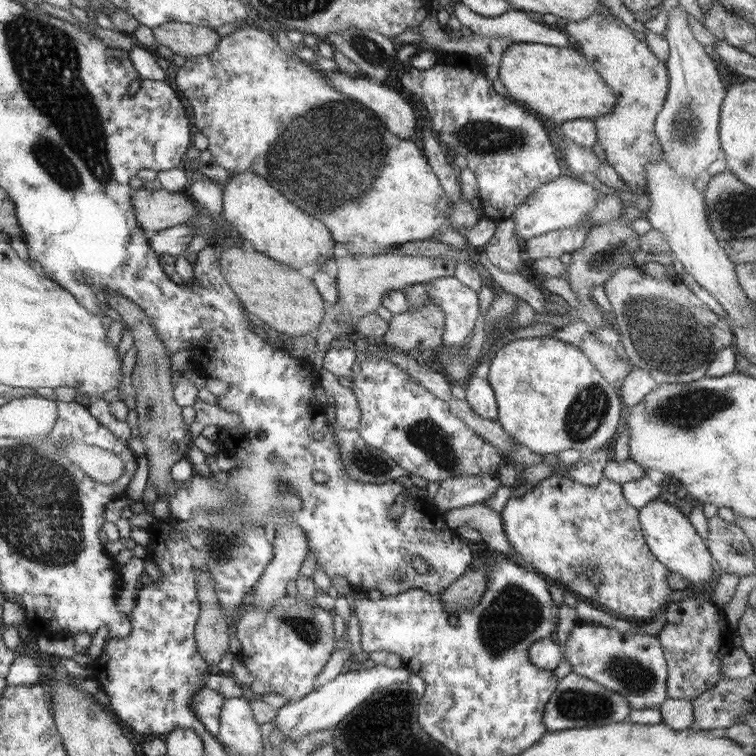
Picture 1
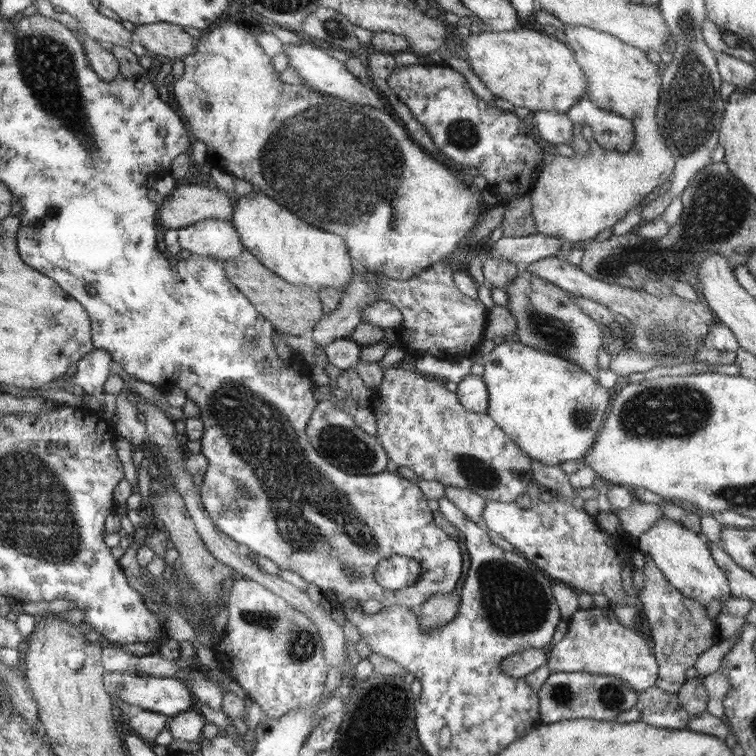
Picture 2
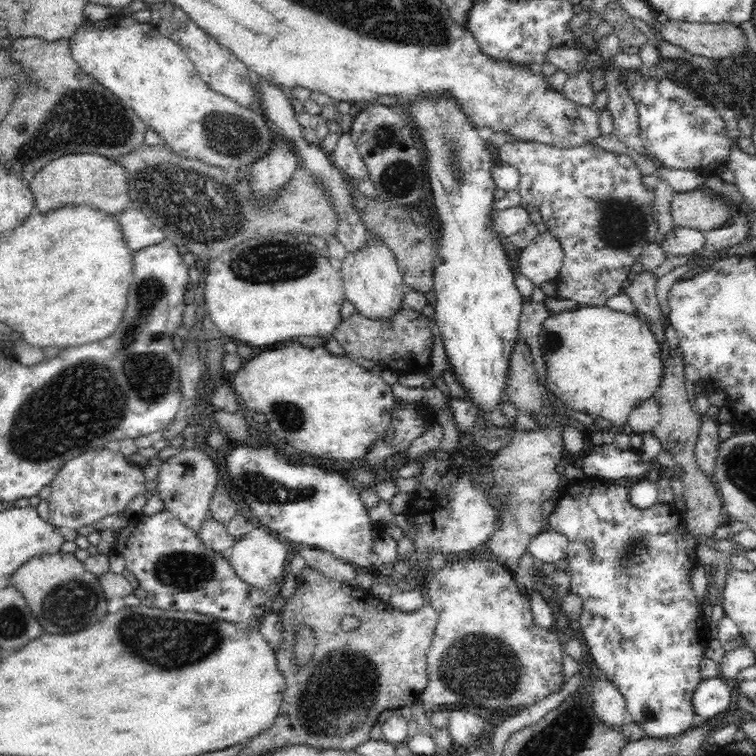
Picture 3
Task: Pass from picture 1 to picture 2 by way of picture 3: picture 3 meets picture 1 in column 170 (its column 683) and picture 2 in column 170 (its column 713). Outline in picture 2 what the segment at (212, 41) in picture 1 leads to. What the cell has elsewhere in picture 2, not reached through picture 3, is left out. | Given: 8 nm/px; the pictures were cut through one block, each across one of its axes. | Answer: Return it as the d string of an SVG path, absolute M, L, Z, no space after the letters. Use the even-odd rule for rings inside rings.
M136 24L132 32L134 39L158 61L184 60L197 48L196 40L177 24Z

